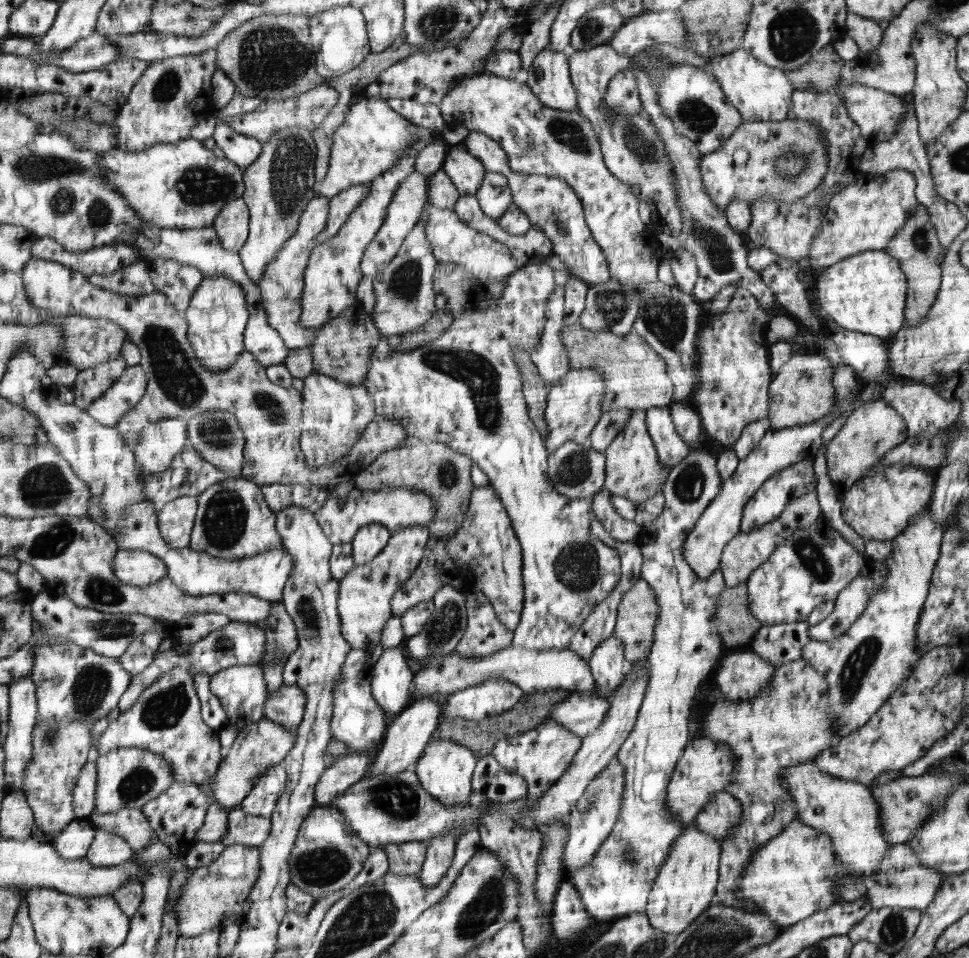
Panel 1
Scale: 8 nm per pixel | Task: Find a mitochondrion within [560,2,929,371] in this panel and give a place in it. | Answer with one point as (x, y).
(791, 33)

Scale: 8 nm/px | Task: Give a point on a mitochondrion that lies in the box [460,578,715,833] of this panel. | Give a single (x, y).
(589, 804)

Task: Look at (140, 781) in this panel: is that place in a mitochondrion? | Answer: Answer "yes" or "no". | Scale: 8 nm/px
yes

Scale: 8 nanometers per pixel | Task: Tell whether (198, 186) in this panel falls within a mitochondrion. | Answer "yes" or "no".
yes

